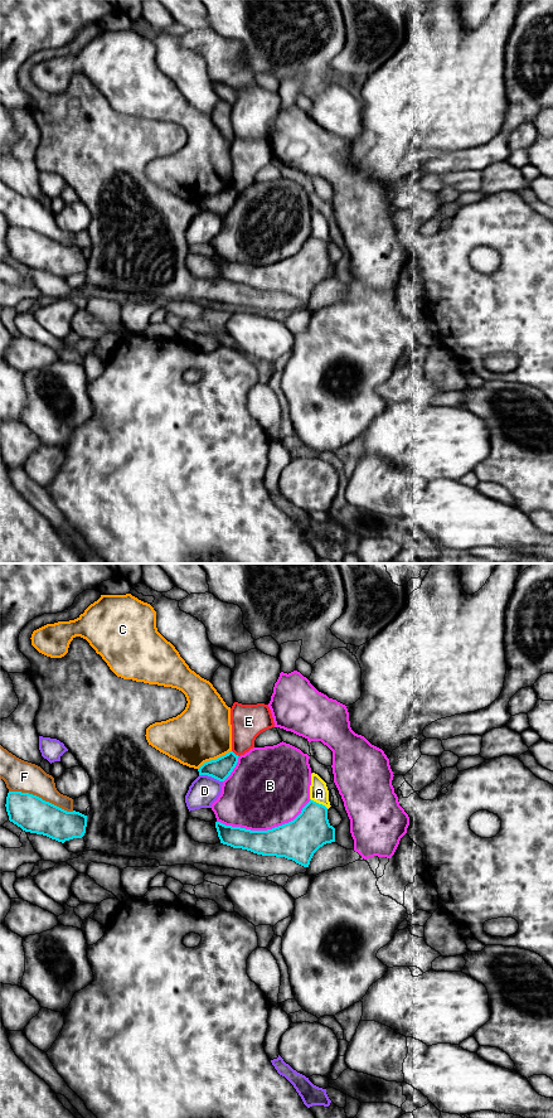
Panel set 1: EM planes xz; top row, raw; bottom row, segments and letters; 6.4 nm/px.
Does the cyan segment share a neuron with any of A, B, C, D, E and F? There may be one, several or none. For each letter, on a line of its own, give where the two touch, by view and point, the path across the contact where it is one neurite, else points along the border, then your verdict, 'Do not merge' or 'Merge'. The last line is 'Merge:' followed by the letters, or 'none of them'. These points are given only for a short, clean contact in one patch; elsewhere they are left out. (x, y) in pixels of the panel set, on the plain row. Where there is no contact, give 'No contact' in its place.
A: Touches cyan at xz (318, 238). Do not merge
B: Touches cyan at xz (265, 266). Do not merge
C: Touches cyan at xz (216, 194). Do not merge
D: Touches cyan at xz (210, 211). Do not merge
E: Touches cyan at xz (234, 189). Boundary: xz (232, 185), (238, 192). Do not merge
F: Touches cyan at xz (40, 233). Do not merge
Merge: none of them

